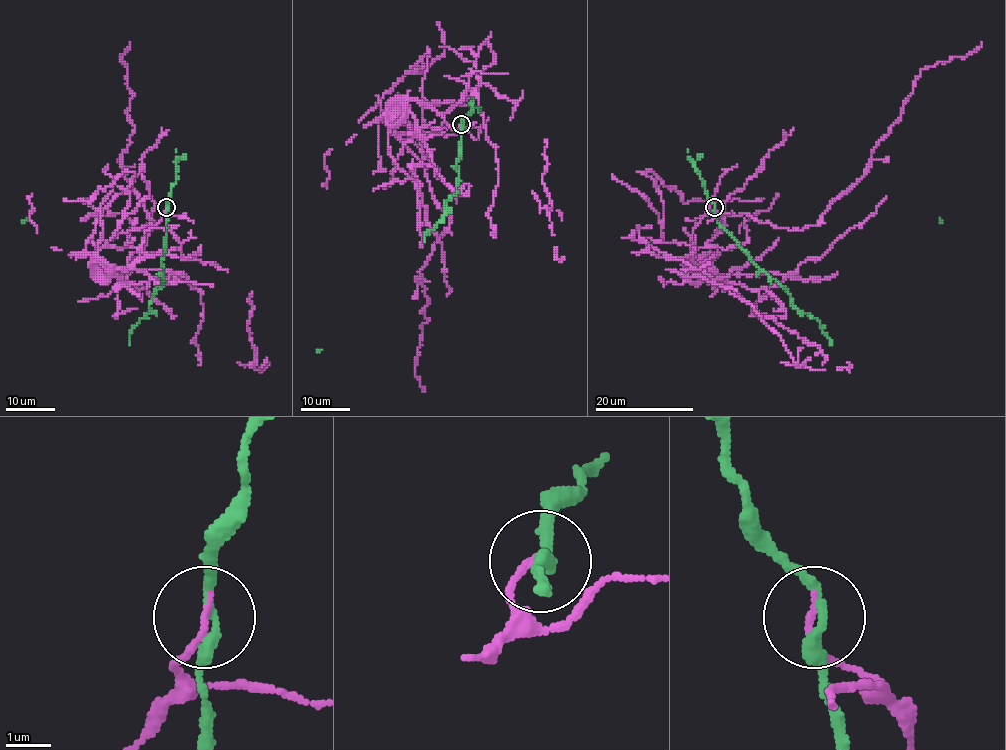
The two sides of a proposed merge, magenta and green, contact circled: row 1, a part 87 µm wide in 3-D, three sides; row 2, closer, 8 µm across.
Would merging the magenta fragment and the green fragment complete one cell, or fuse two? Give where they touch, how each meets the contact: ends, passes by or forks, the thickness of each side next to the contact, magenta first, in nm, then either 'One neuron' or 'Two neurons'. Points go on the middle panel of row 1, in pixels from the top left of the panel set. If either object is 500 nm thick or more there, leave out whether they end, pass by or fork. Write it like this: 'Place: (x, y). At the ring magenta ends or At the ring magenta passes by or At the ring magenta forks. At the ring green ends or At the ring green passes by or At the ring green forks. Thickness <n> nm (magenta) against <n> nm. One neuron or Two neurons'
Place: (461, 124). At the ring magenta ends. At the ring green passes by. Thickness 140 nm (magenta) against 240 nm. Two neurons

